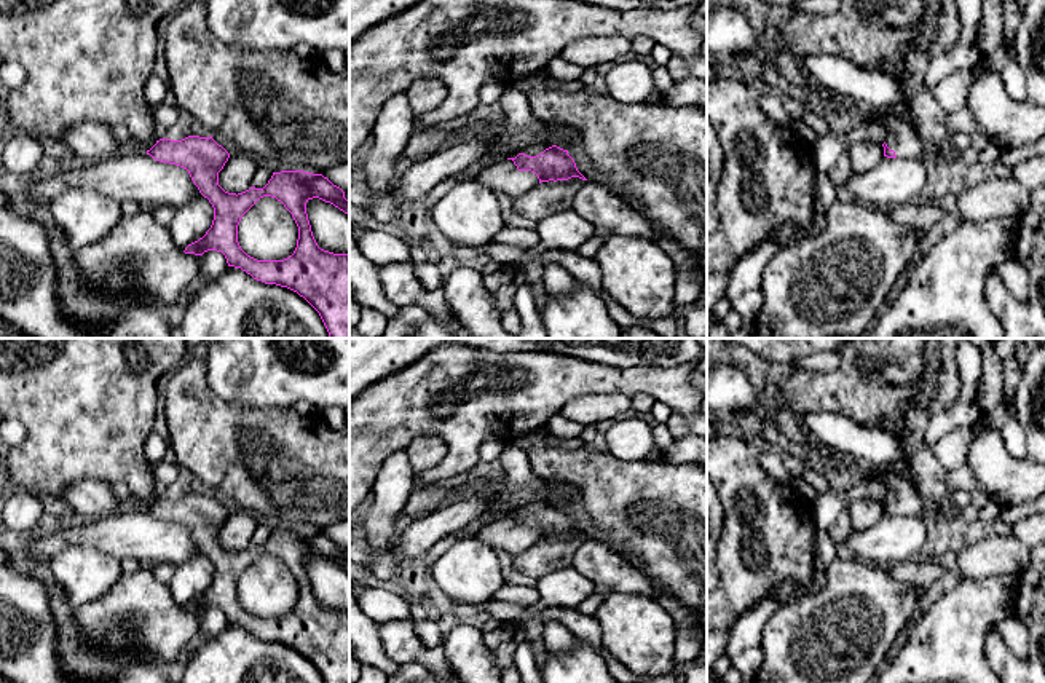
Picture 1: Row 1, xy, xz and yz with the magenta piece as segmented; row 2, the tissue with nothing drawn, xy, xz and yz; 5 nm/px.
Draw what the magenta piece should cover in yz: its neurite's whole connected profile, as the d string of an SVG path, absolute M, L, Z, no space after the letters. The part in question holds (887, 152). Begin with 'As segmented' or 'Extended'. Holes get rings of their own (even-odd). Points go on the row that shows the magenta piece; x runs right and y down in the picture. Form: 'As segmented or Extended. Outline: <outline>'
Extended. Outline: M893 109L884 110L877 121L885 128L884 156L887 158L921 158L922 142L916 129L913 115L895 113Z

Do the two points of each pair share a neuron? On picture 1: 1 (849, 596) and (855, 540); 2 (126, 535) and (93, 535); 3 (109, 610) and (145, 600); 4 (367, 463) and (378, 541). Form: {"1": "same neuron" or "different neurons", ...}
{"1": "different neurons", "2": "same neuron", "3": "same neuron", "4": "different neurons"}

